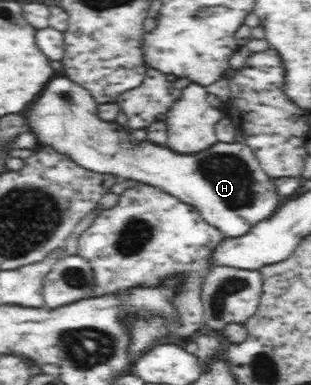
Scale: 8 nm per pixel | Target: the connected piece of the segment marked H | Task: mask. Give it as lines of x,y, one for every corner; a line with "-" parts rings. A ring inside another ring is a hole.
56,77
46,85
34,105
30,105
25,119
29,130
36,134
38,144
52,146
84,169
112,174
119,181
130,179
158,187
176,196
193,205
225,239
246,235
252,225
268,219
280,207
274,178
261,168
248,145
218,141
198,153
172,152
167,144
132,139
121,120
100,119
98,107
100,103
87,89
66,77

